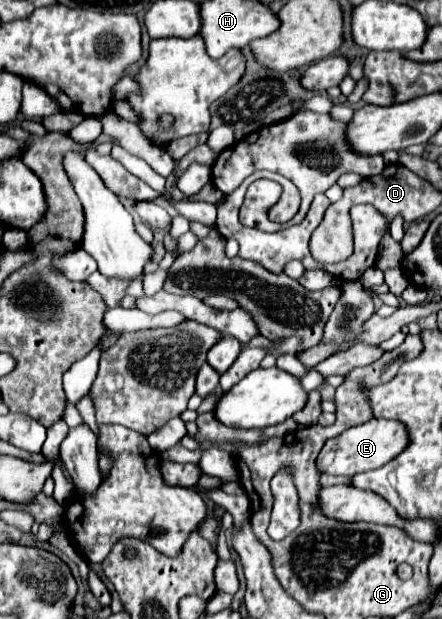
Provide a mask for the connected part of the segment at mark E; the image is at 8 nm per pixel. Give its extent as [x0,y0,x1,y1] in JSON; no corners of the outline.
[316,419,410,477]

